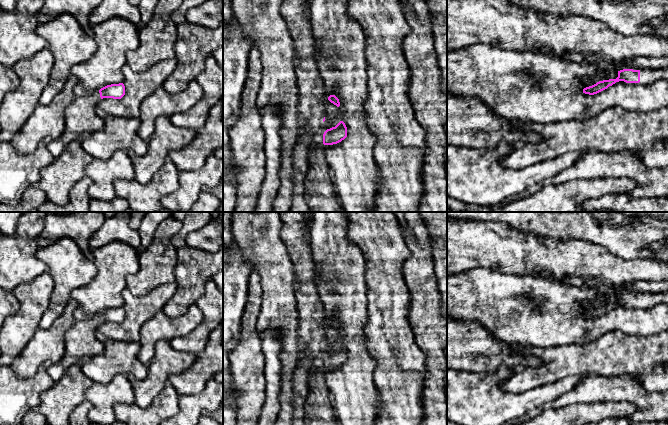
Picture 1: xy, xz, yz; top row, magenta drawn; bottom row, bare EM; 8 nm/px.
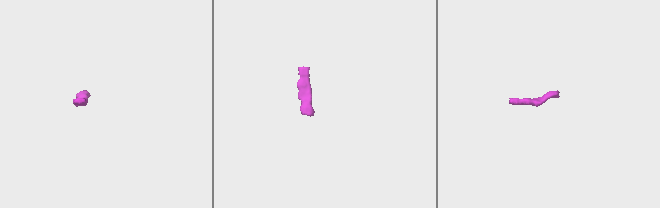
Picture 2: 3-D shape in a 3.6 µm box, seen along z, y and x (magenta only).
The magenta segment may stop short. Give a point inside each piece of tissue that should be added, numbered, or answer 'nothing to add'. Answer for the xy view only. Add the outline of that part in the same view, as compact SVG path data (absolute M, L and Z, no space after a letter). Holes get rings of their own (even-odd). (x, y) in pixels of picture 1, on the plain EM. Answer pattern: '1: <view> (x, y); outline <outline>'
1: xy (81, 341); outline M99 315L83 321L75 321L65 334L65 355L55 364L47 364L47 373L55 381L59 381L65 372L85 357L93 357L104 350L97 338L100 325Z

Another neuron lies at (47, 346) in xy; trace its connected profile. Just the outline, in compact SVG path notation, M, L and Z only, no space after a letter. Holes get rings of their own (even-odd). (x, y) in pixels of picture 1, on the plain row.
M70 298L62 315L47 329L38 328L29 343L10 365L22 379L34 376L44 364L55 364L65 355L65 334L75 323L77 301Z

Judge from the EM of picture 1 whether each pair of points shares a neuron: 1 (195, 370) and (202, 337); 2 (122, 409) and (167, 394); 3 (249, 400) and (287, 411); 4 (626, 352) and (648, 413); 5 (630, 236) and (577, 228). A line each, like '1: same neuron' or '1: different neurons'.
1: different neurons
2: same neuron
3: different neurons
4: different neurons
5: same neuron

